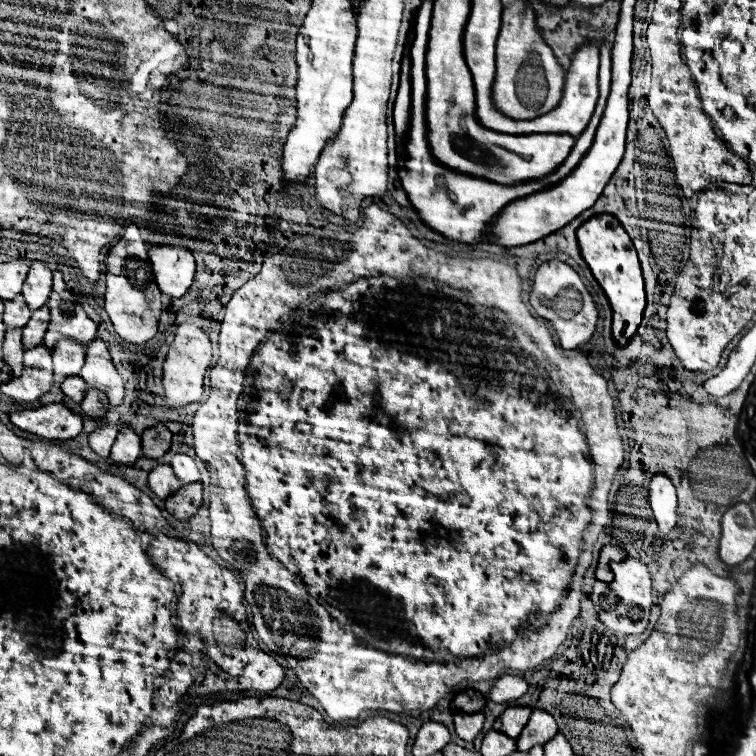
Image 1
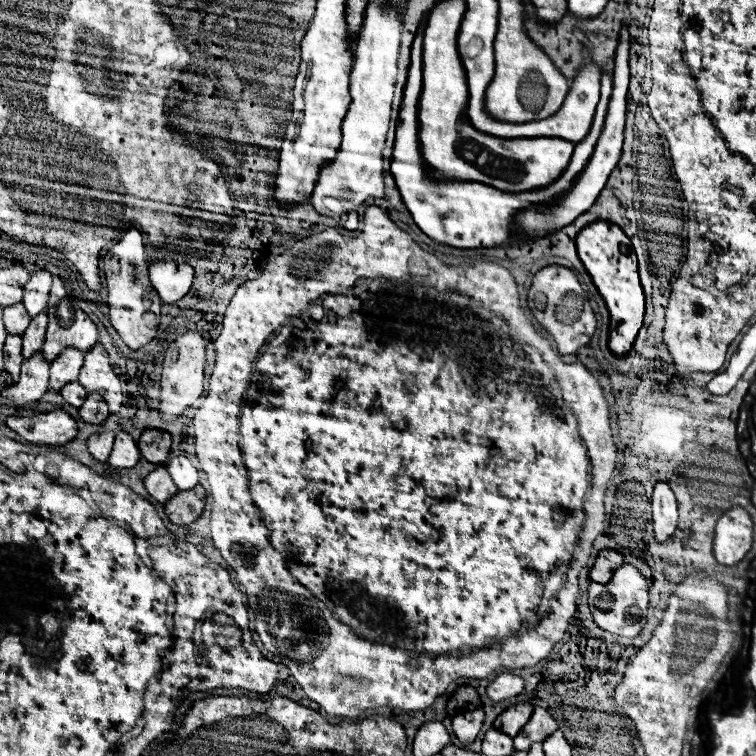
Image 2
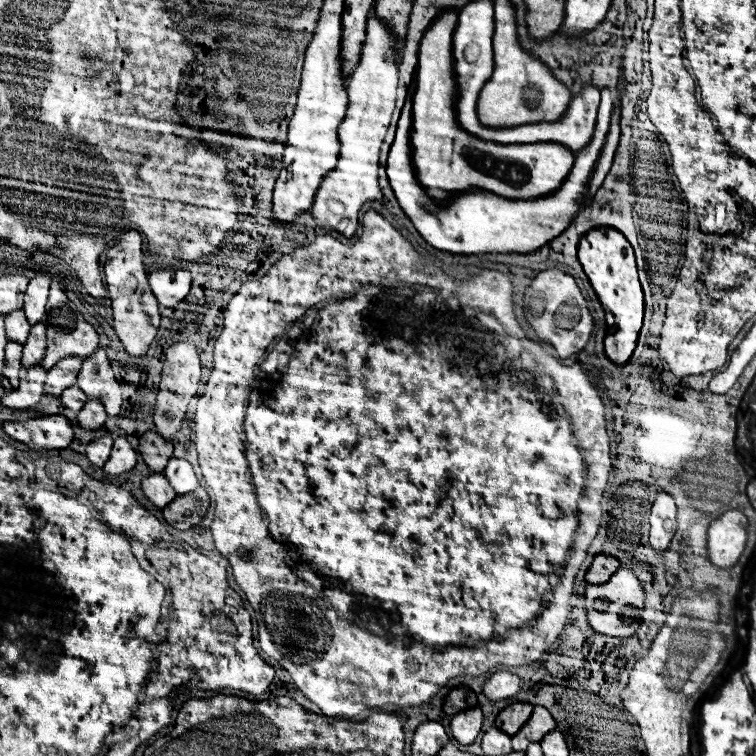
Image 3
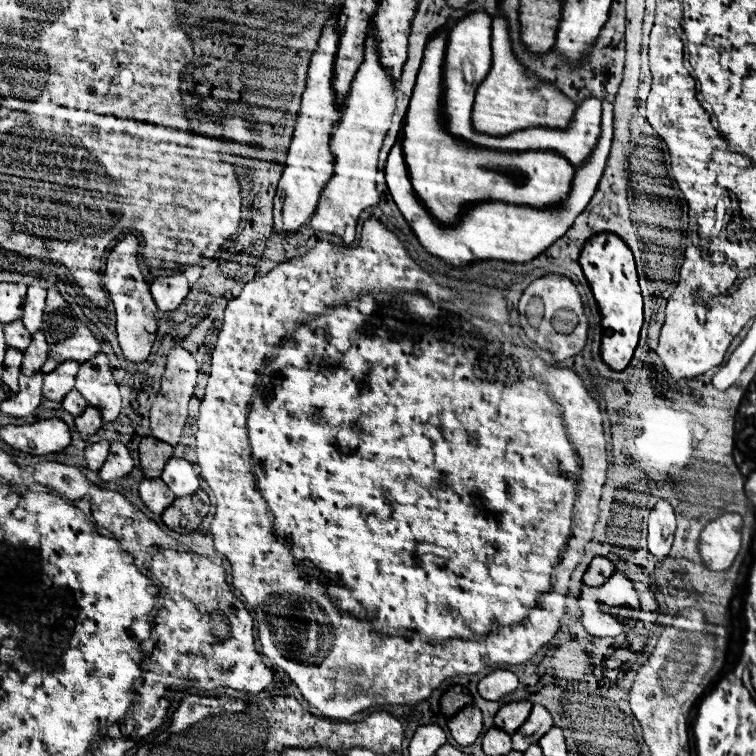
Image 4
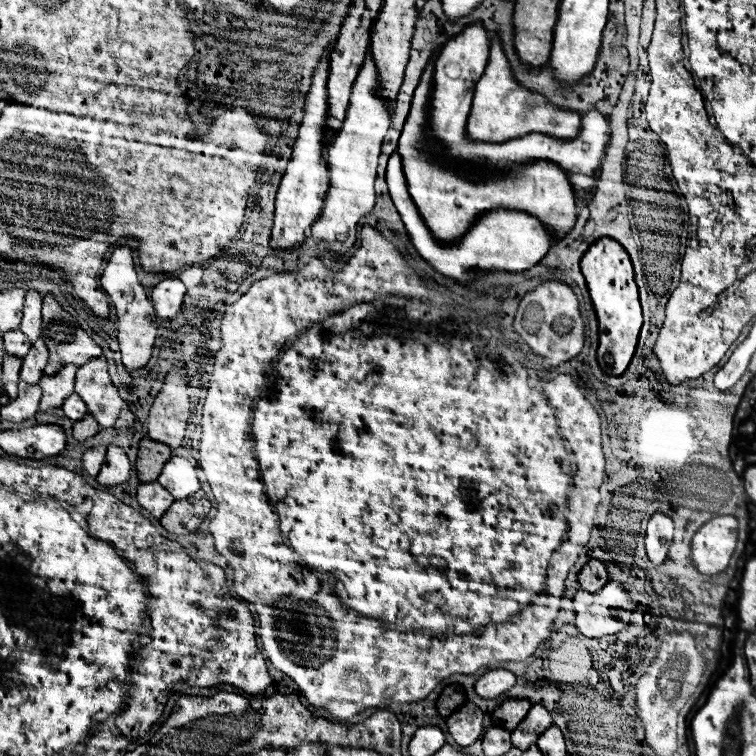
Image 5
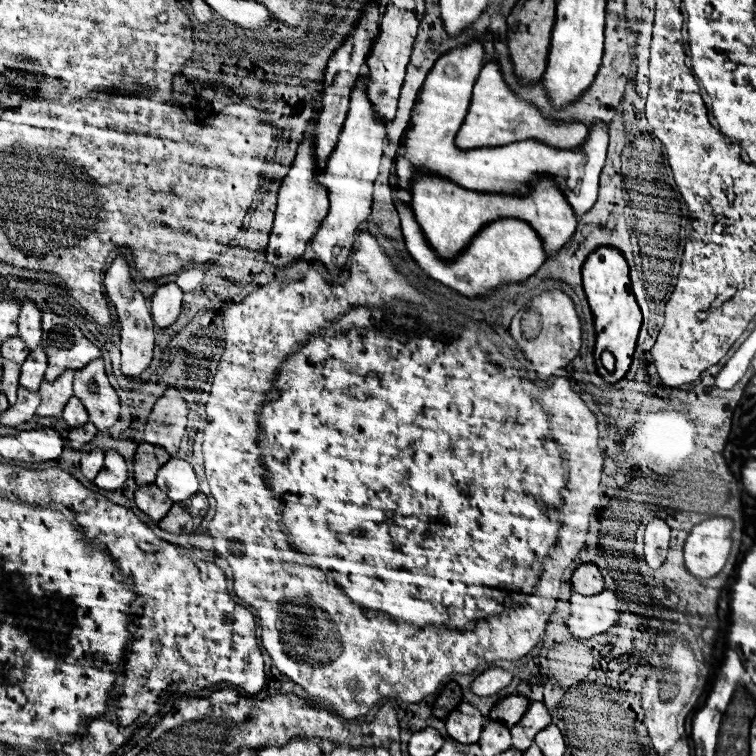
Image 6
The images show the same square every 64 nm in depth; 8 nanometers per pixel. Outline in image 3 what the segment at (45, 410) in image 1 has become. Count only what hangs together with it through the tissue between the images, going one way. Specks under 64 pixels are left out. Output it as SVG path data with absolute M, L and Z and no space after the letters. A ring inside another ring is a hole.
M52 414L26 422L4 422L4 432L32 450L66 448L74 440L74 426L66 416Z

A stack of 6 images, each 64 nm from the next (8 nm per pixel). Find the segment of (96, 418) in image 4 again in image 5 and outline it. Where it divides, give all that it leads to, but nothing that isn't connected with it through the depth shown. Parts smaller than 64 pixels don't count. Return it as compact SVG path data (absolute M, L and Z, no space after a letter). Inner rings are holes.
M86 414L86 418L74 422L72 434L74 434L74 438L76 438L78 442L84 442L86 438L98 434L100 430L102 430L102 428L100 428L100 424L94 420L94 416L92 416L92 414Z

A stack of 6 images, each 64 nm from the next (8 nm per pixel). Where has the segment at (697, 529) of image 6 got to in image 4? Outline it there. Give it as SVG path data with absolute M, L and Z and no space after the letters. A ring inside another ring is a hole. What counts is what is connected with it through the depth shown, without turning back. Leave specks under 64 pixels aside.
M726 512L712 520L700 536L700 554L710 570L728 570L742 544L742 516Z

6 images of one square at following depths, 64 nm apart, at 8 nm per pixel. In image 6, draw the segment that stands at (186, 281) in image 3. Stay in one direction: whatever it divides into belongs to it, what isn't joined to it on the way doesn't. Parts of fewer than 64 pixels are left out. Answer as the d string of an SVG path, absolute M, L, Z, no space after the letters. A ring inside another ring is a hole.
M176 282L158 286L158 290L152 296L152 316L154 316L156 328L166 328L174 324L182 308L182 294L184 292Z

